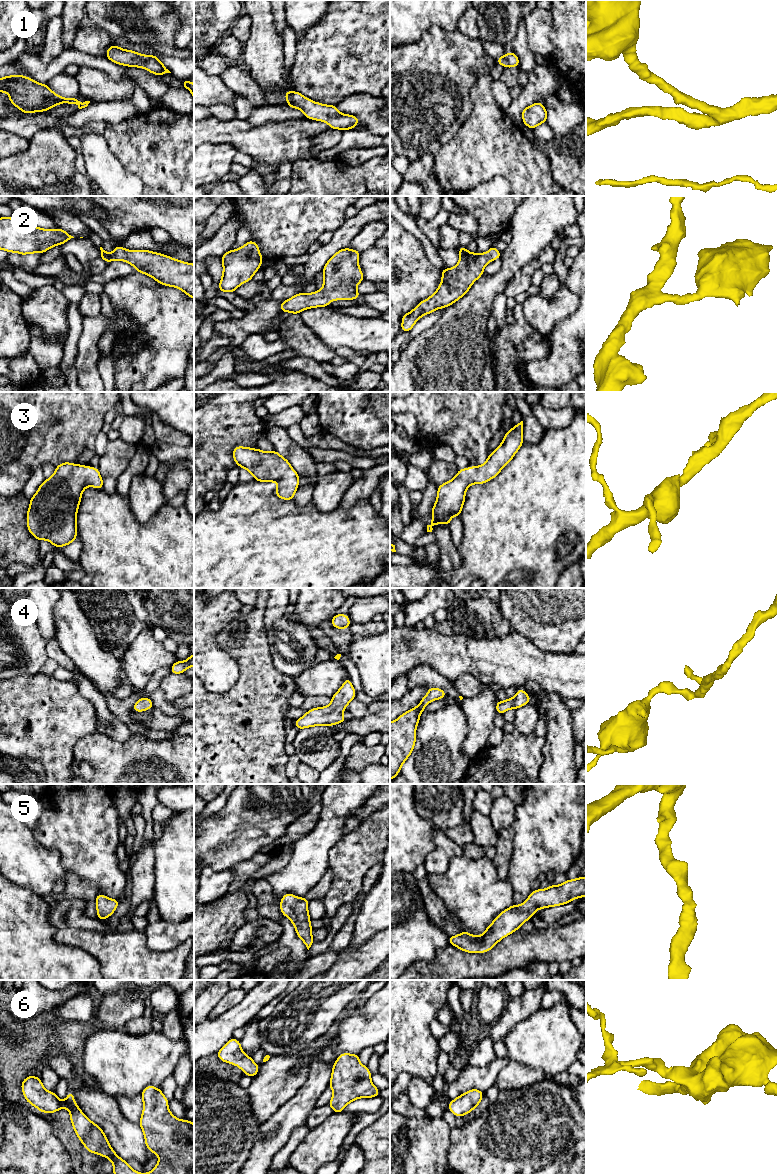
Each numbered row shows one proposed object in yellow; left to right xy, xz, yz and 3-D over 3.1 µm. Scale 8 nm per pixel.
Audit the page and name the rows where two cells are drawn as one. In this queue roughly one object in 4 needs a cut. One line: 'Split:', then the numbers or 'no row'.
Split: no row

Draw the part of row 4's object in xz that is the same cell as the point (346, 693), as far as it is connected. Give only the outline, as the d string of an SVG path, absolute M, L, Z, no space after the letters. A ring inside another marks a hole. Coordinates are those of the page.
M349 677L344 684L331 697L331 703L325 707L312 708L305 715L295 720L295 727L300 729L313 726L333 726L347 720L343 716L343 711L347 705L355 699L356 691L351 684Z

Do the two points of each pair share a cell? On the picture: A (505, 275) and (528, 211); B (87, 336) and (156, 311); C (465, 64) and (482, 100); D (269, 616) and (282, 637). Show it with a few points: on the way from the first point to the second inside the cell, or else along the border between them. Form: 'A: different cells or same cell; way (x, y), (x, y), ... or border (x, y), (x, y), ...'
A: same cell; way (513, 259), (527, 243), (528, 227)
B: different cells; border (116, 315), (130, 318), (139, 327)
C: different cells; border (488, 73), (484, 74), (471, 88), (471, 107)
D: different cells; border (283, 616), (273, 624), (268, 633)

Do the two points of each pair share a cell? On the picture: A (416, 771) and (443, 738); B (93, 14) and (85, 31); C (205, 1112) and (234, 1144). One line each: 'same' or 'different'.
A: same
B: different
C: same

